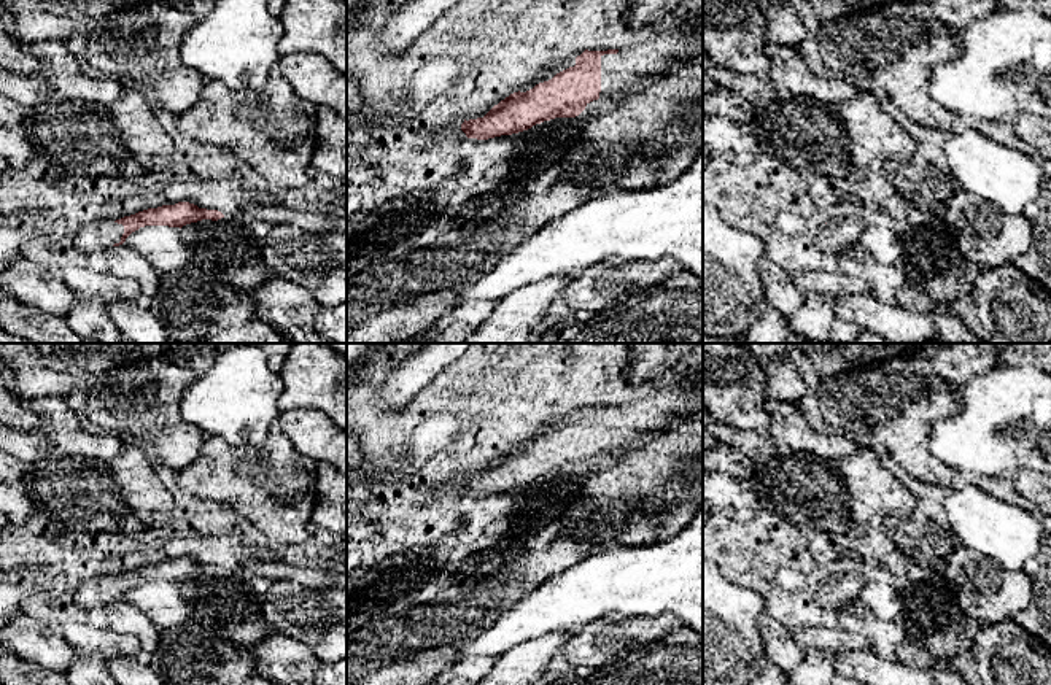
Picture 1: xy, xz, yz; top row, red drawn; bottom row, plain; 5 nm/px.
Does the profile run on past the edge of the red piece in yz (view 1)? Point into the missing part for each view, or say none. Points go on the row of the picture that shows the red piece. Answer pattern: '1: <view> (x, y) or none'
1: none

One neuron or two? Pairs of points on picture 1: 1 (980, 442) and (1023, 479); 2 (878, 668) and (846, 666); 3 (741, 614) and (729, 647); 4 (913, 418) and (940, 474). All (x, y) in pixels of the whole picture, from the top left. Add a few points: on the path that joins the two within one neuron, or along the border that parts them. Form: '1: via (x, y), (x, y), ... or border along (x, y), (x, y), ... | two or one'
1: border along (1034, 469), (1021, 469), (1013, 479) | two
2: via (870, 668), (854, 666) | one
3: via (733, 622), (729, 626), (729, 639) | one
4: via (913, 433), (913, 447), (926, 460) | one

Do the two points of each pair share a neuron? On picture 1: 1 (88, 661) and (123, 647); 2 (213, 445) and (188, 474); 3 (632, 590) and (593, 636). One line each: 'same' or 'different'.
1: different
2: same
3: different

